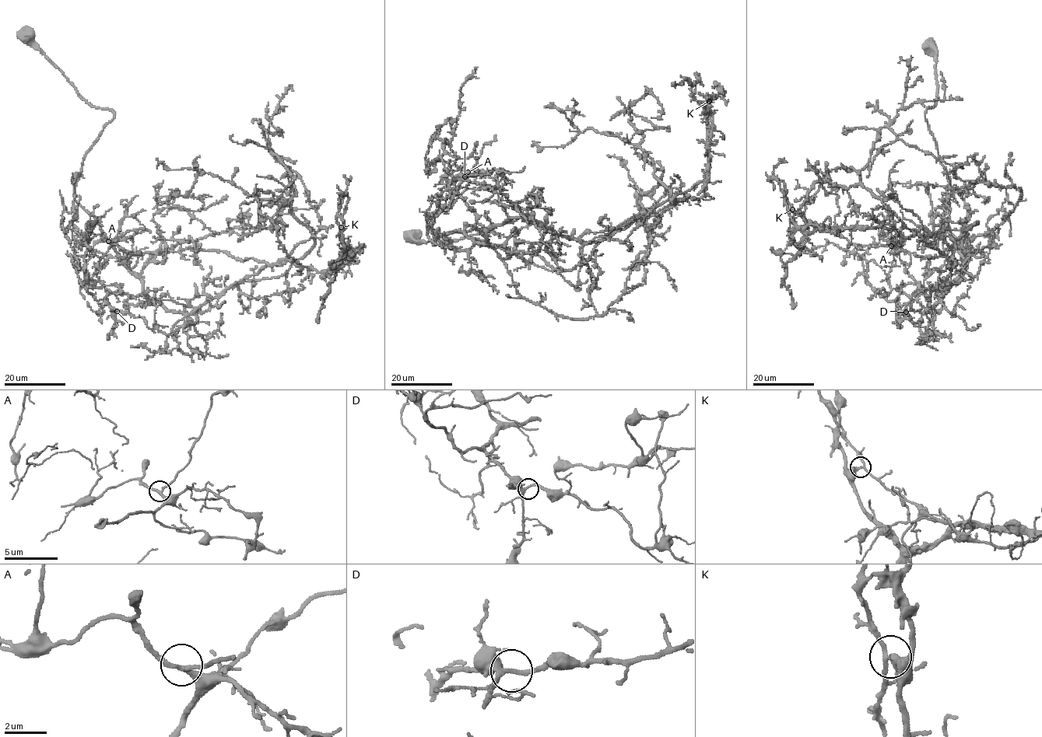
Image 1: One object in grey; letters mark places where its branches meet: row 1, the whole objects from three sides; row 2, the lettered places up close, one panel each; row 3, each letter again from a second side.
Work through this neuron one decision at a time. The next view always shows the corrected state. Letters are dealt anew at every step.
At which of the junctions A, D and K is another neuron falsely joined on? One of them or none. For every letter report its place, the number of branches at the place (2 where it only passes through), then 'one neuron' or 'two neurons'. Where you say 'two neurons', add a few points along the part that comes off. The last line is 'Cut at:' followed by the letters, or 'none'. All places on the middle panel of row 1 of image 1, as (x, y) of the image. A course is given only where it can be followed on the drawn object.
A: (468, 172) | 3 | one neuron
D: (464, 176) | 3 | one neuron
K: (709, 101) | 3 | two neurons | (710, 101), (706, 111), (708, 173), (704, 187), (696, 195)
Cut at: K

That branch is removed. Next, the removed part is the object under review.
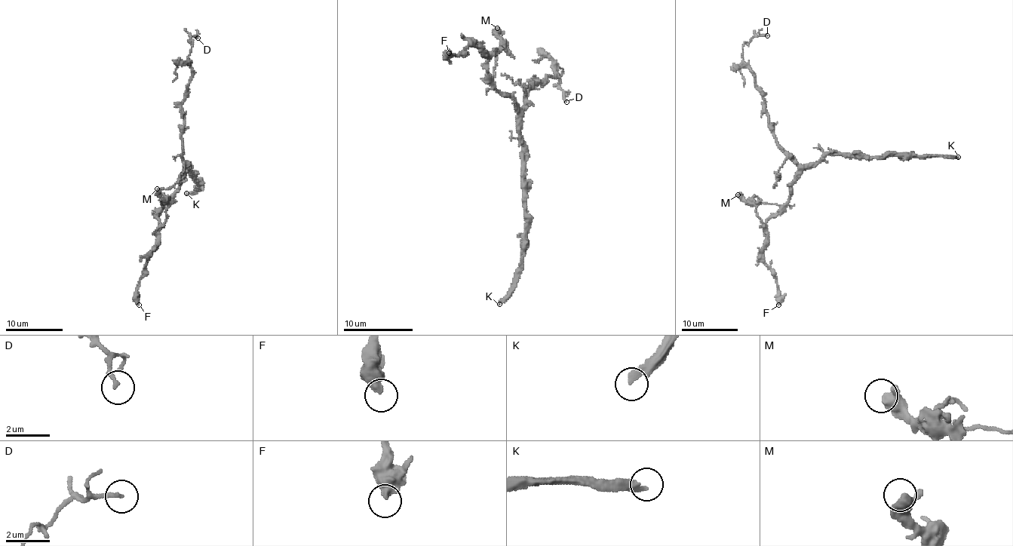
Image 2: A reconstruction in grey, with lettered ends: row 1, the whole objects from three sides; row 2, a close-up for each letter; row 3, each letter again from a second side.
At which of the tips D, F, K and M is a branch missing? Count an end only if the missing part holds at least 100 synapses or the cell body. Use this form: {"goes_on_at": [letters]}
{"goes_on_at": ["K"]}

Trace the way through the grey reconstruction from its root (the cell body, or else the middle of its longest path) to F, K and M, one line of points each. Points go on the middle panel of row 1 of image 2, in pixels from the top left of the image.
F: (524, 110), (495, 88), (486, 70), (486, 54), (470, 45), (455, 56), (449, 53)
K: (524, 110), (520, 115), (526, 222), (523, 269), (516, 286), (499, 304)
M: (524, 110), (495, 88), (486, 70), (486, 65), (493, 54), (503, 49), (497, 28)

